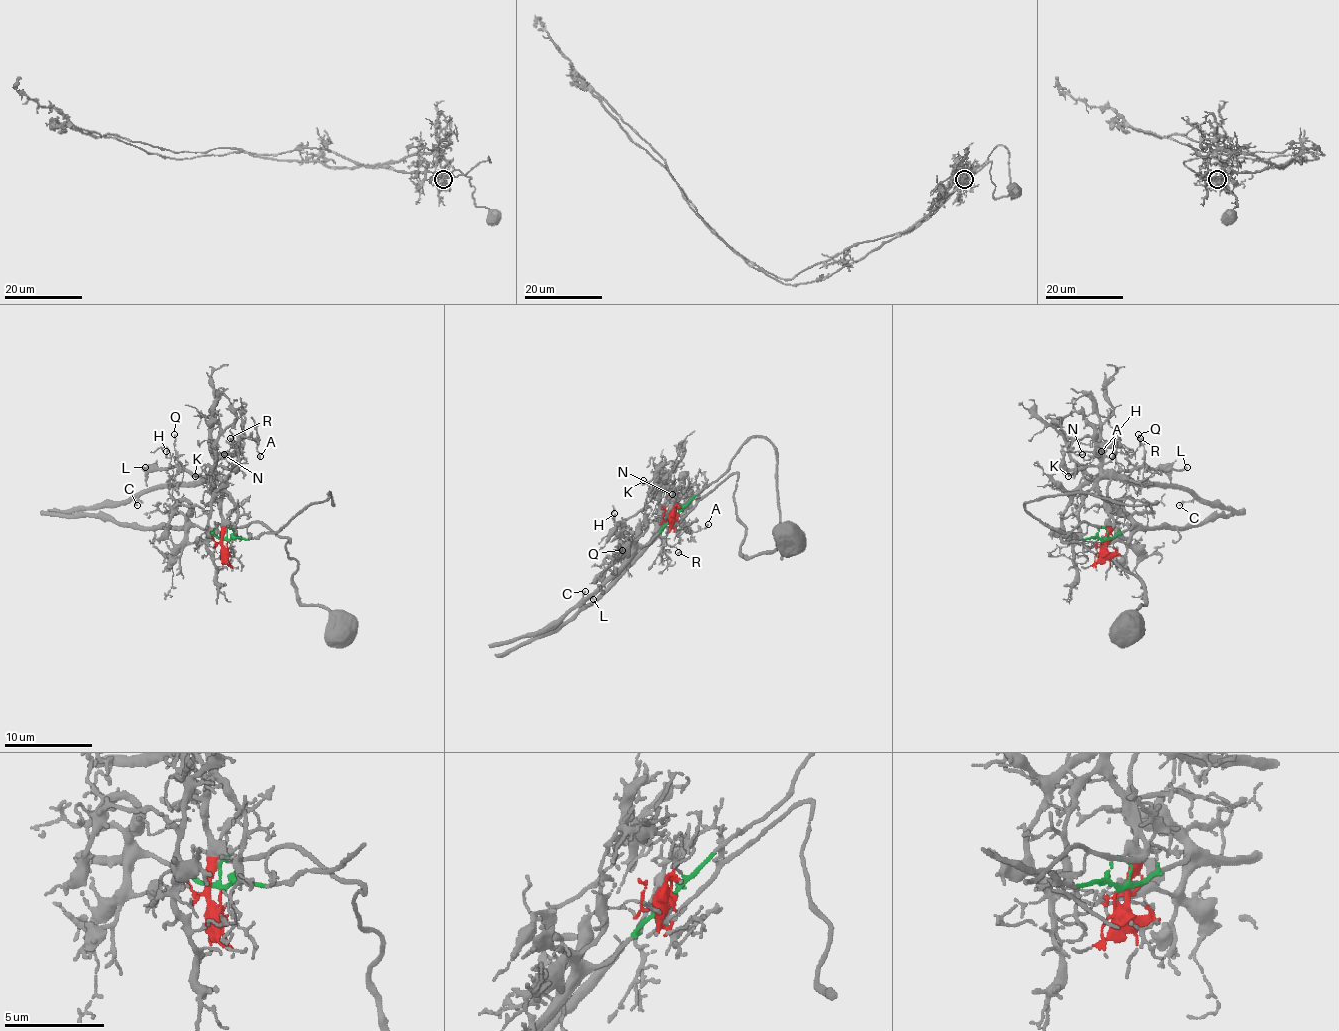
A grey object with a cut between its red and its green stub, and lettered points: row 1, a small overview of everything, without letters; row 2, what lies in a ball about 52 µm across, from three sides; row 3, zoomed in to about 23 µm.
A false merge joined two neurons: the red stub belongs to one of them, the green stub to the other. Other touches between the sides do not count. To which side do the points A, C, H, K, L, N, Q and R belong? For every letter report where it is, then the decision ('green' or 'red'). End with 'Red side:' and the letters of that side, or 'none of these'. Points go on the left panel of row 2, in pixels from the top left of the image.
A: at (260, 456); red
C: at (137, 505); red
H: at (166, 451); red
K: at (195, 476); red
L: at (145, 467); red
N: at (224, 454); red
Q: at (174, 434); red
R: at (230, 438); red
Red side: A, C, H, K, L, N, Q, R

